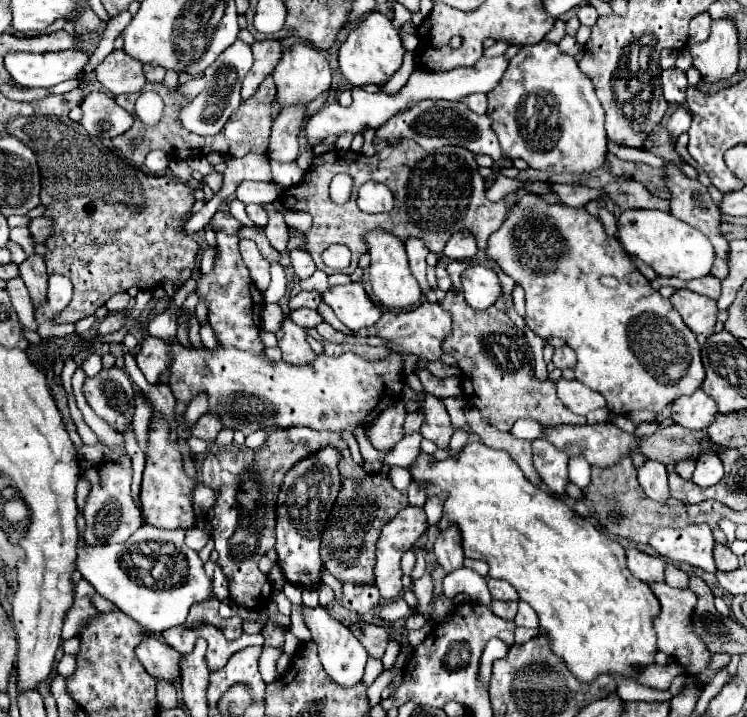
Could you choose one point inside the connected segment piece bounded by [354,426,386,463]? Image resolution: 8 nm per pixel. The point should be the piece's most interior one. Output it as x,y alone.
369,453

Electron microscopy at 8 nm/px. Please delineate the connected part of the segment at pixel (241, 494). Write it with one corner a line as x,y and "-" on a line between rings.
312,428
276,430
268,436
268,442
256,450
236,444
226,448
210,444
210,452
202,462
202,484
218,492
218,496
214,506
206,512
206,518
210,518
212,538
220,556
218,566
228,578
230,598
234,604
260,610
262,602
270,600
272,586
266,574
258,570
258,560
270,548
274,548
276,542
276,494
280,490
284,470
288,470
292,462
304,458
304,454
312,454
312,450
320,450
320,446
328,444
344,450
344,462
340,462
340,474
344,478
360,478
360,474
368,474
364,468
352,462
346,442
334,432
316,432

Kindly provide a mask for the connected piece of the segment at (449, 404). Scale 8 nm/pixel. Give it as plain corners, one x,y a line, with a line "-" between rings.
450,396
450,398
444,398
442,400
450,418
452,418
452,426
454,428
464,428
470,432
468,424
466,424
466,418
464,418
464,396

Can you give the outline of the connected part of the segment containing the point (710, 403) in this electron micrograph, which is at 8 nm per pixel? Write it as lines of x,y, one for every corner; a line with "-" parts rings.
700,388
690,396
680,396
670,404
672,420
690,430
704,430
708,422
718,414
716,402

